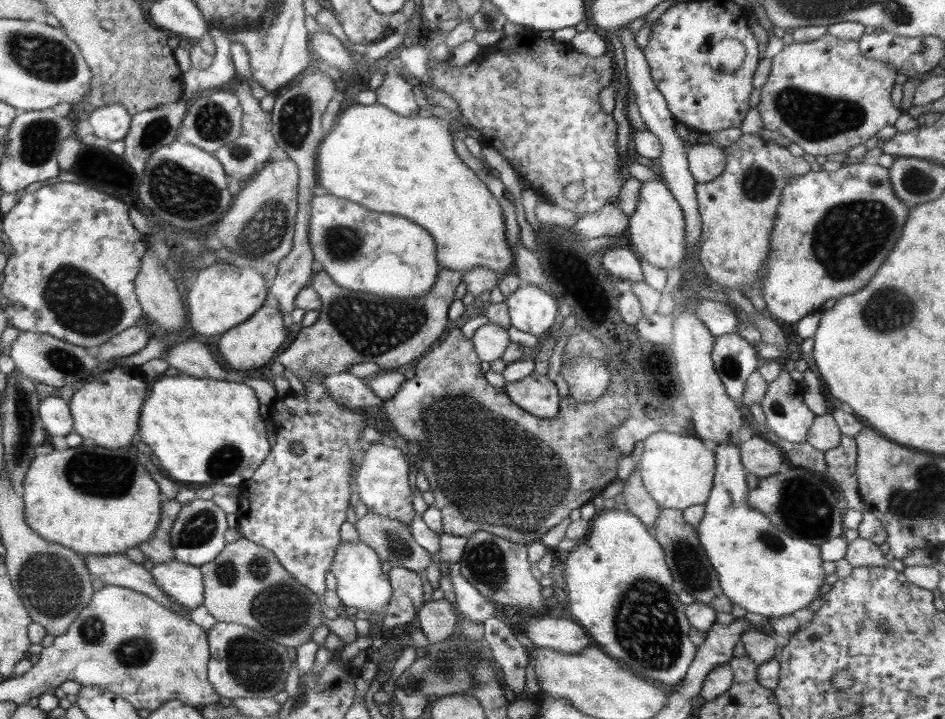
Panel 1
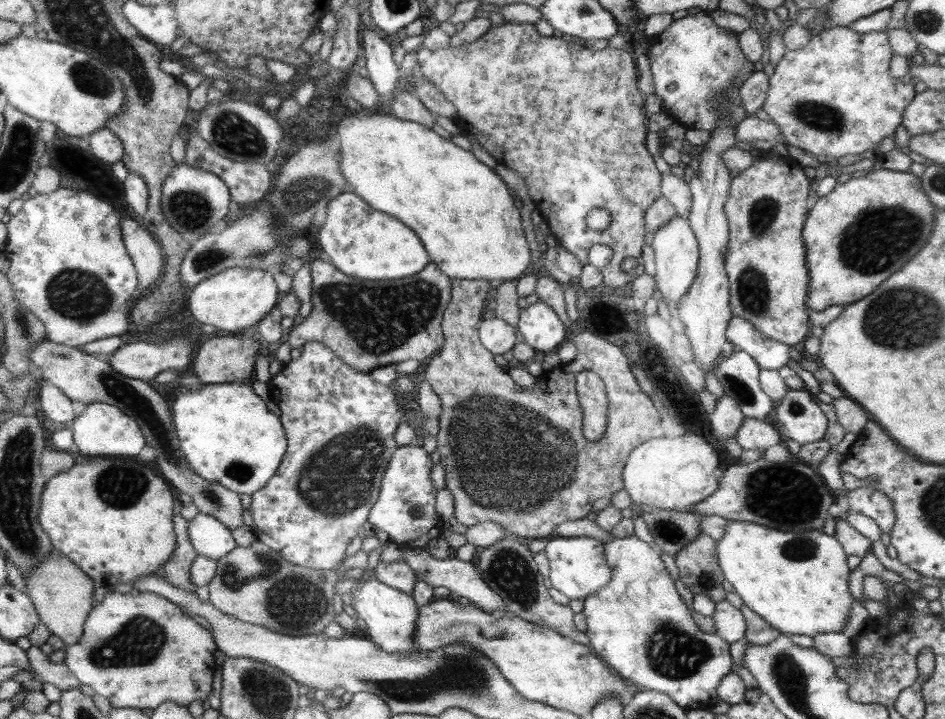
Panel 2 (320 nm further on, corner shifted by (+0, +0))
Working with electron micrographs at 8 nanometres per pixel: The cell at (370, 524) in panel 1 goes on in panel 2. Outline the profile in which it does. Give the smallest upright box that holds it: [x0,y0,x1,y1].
[403,547,515,617]

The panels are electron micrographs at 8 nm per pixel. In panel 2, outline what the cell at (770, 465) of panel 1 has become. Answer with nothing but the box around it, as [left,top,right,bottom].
[735,417,782,451]

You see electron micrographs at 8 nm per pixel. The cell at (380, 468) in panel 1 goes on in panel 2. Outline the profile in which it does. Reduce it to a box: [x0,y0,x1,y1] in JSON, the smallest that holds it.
[367,442,444,548]

